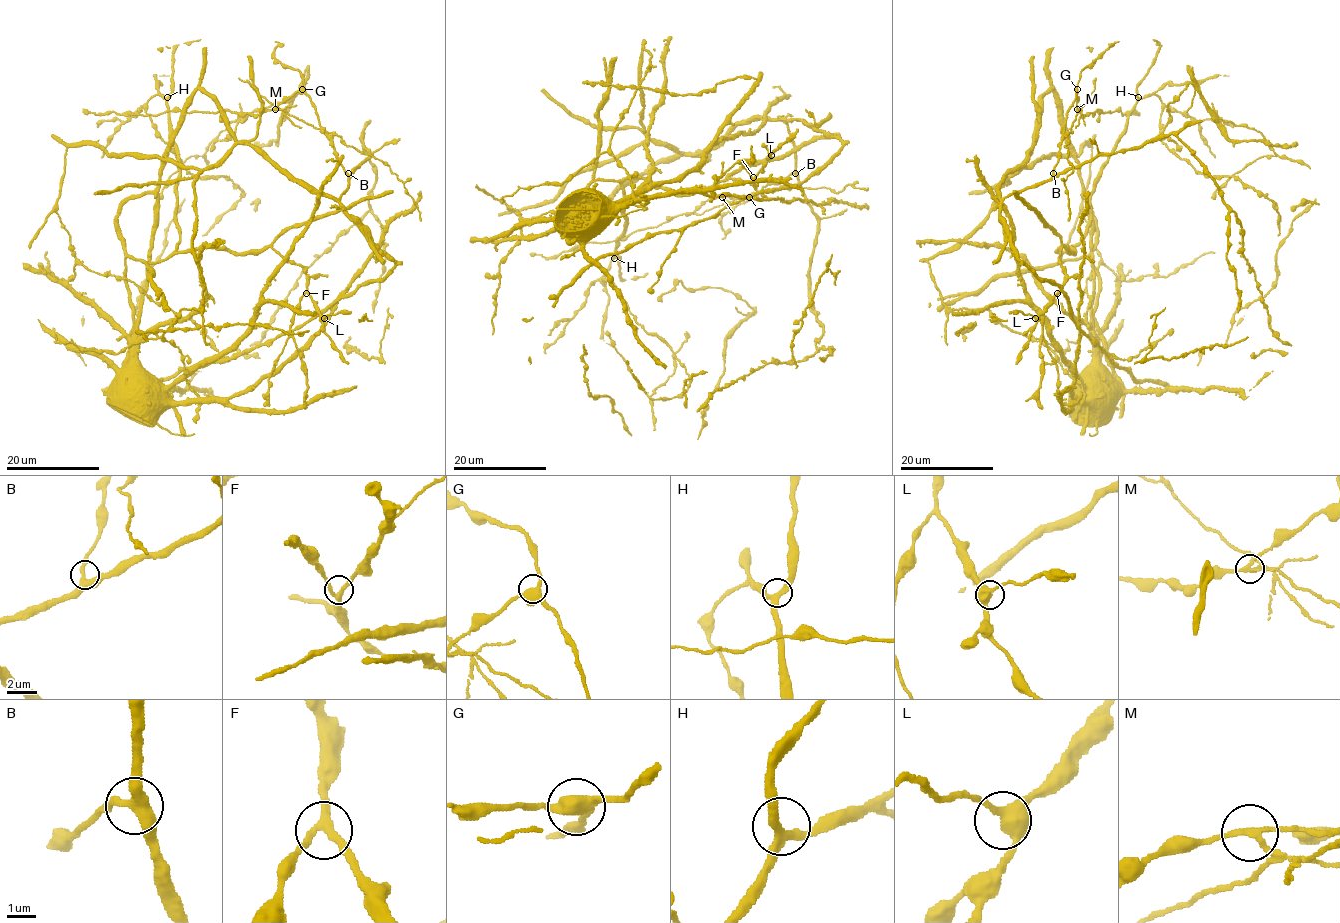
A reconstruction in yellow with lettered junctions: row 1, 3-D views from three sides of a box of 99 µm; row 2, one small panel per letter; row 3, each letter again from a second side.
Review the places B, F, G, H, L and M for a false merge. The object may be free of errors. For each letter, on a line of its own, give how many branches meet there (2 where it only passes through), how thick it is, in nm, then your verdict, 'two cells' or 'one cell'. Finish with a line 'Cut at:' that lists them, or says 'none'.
B: branches 3; calibre 320 nm; one cell
F: branches 3; calibre 280 nm; one cell
G: branches 4; calibre 380 nm; one cell
H: branches 3; calibre 280 nm; one cell
L: branches 4; calibre 400 nm; one cell
M: branches 4; calibre 240 nm; two cells
Cut at: M

